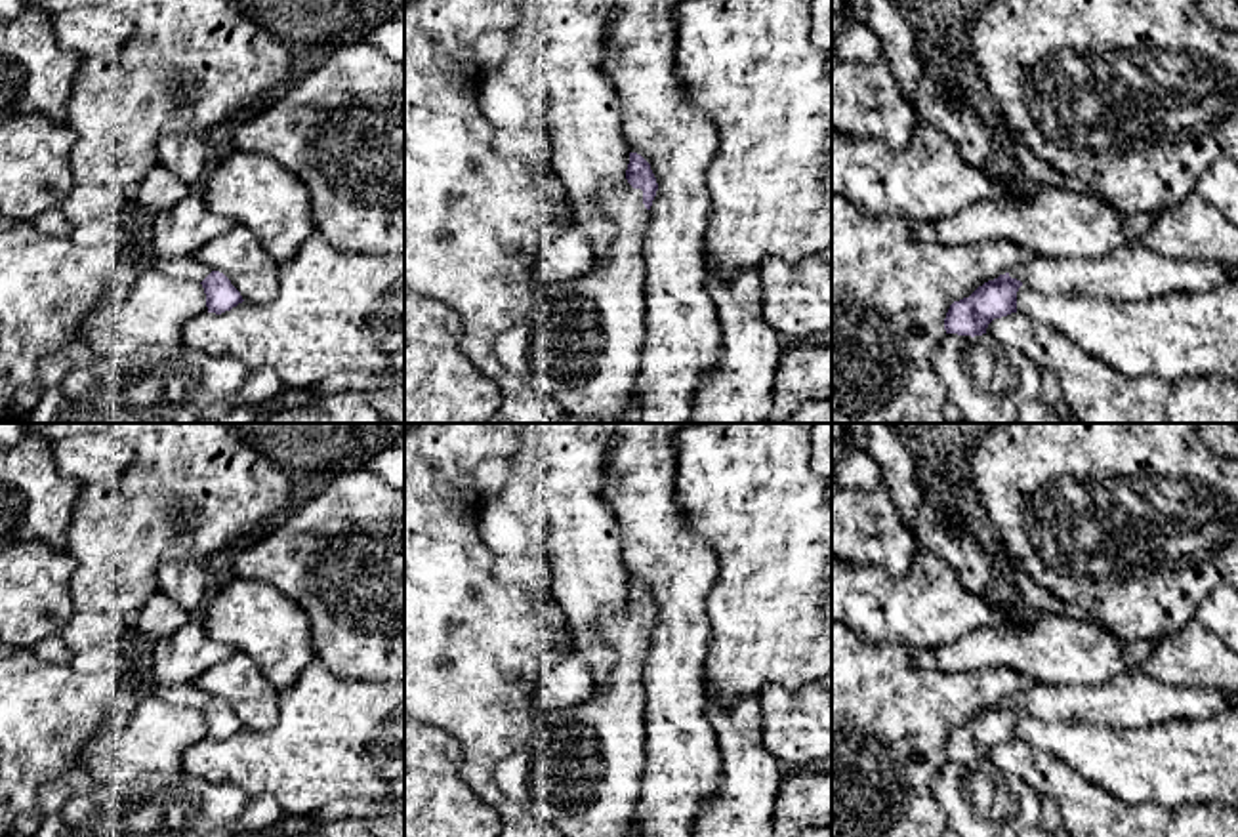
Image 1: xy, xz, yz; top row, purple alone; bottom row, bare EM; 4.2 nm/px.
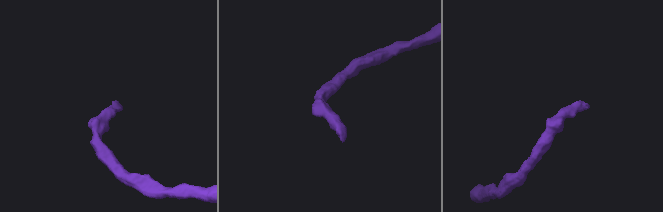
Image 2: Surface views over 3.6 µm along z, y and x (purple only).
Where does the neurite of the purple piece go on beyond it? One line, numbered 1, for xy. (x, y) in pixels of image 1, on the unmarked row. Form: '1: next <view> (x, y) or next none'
1: next xy (187, 694)

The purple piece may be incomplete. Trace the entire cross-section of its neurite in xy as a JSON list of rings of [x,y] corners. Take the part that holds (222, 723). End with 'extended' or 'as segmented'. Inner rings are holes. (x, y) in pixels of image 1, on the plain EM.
[[[193,683],[155,686],[155,696],[175,707],[198,709],[206,721],[208,740],[221,742],[244,728],[223,700],[212,698]]]; extended

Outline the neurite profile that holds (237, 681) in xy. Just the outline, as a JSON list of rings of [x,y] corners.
[[[242,652],[216,663],[193,684],[223,700],[248,730],[267,732],[279,723],[279,688]]]

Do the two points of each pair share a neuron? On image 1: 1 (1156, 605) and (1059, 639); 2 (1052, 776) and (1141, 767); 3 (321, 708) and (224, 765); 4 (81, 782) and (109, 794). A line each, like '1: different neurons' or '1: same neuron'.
1: different neurons
2: different neurons
3: same neuron
4: different neurons

